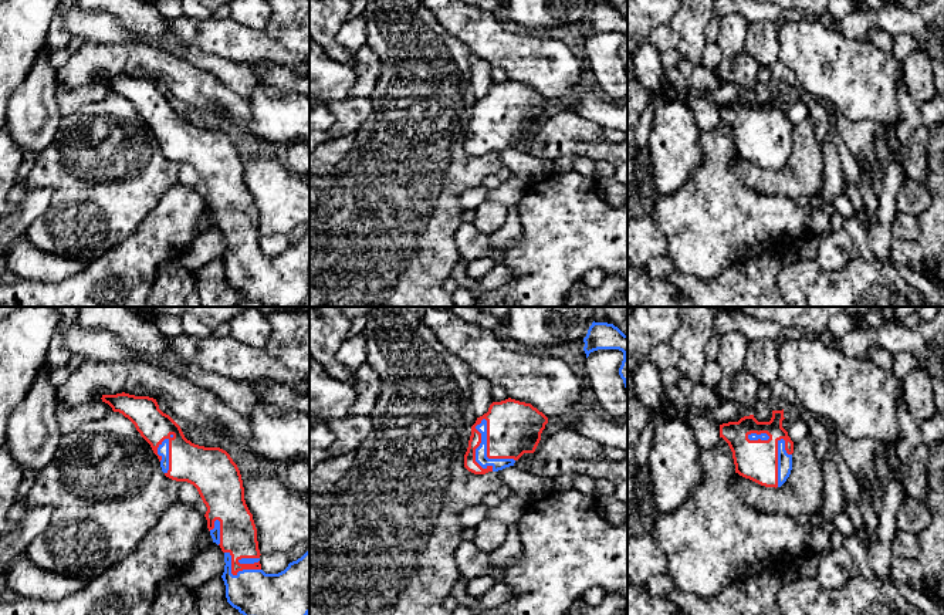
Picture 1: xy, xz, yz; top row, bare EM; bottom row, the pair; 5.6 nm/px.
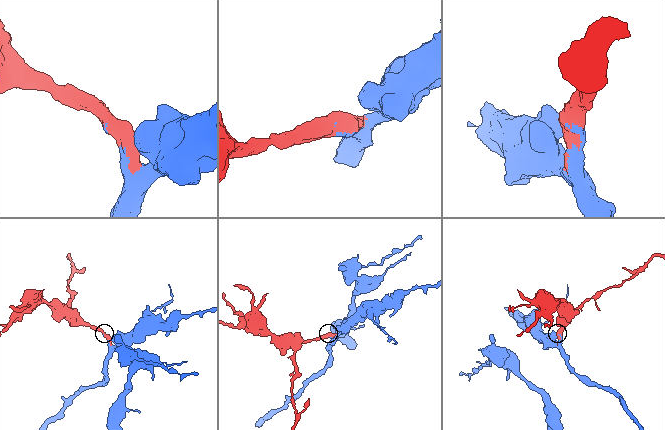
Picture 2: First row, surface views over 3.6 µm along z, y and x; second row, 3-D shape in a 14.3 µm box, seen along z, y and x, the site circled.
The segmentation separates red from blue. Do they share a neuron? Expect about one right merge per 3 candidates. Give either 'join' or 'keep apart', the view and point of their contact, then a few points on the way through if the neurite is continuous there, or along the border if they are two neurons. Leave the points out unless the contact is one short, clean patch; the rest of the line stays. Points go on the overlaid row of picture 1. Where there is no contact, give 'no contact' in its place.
join; meets red in xz at (487, 450)

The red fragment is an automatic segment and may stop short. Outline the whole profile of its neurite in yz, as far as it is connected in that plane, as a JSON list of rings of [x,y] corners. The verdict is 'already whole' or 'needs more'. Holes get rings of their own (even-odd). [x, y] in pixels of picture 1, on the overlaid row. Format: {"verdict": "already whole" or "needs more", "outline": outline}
{"verdict": "needs more", "outline": [[[784,409],[772,410],[769,422],[758,422],[754,415],[744,416],[738,422],[720,425],[720,437],[723,437],[731,452],[735,464],[735,473],[765,487],[781,487],[792,470],[794,442],[782,428]]]}

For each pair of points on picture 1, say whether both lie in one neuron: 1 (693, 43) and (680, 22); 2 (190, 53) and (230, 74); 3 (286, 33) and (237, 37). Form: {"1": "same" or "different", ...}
{"1": "same", "2": "same", "3": "different"}

